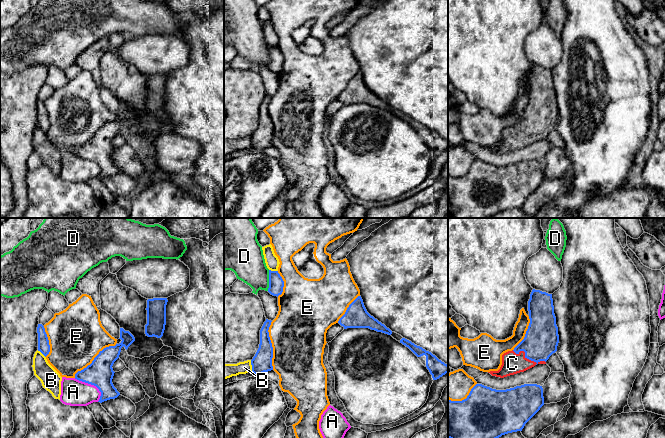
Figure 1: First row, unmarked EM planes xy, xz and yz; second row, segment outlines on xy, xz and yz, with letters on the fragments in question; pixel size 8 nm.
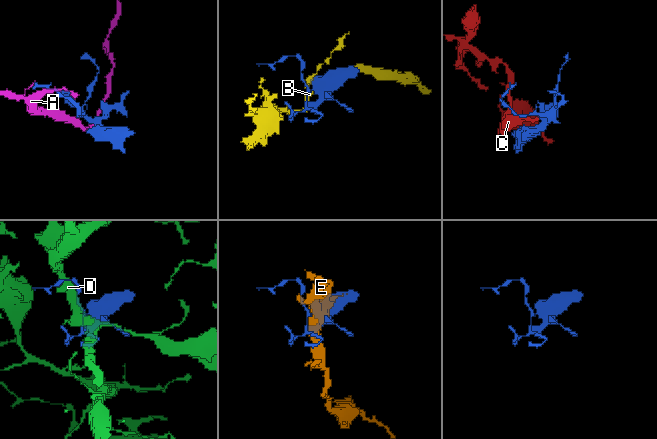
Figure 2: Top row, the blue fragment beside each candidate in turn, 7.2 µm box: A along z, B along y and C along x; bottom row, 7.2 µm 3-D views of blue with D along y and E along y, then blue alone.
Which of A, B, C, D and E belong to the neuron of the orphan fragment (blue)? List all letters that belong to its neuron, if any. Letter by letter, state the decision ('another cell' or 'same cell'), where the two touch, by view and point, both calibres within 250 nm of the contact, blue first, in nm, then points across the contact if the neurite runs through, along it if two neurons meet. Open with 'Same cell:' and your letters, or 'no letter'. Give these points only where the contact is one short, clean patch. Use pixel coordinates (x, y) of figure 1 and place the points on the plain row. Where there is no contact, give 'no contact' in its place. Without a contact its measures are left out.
Same cell: C
A: another cell; contact xy (92, 160); calibres 220 and 200 nm
B: another cell; contact xz (252, 142); calibres 160 and 120 nm
C: same cell; contact yz (527, 134); calibres 280 and 170 nm
D: another cell; contact xz (269, 56); calibres 120 and 280 nm
E: another cell; contact xz (271, 121); calibres 160 and 440 nm

